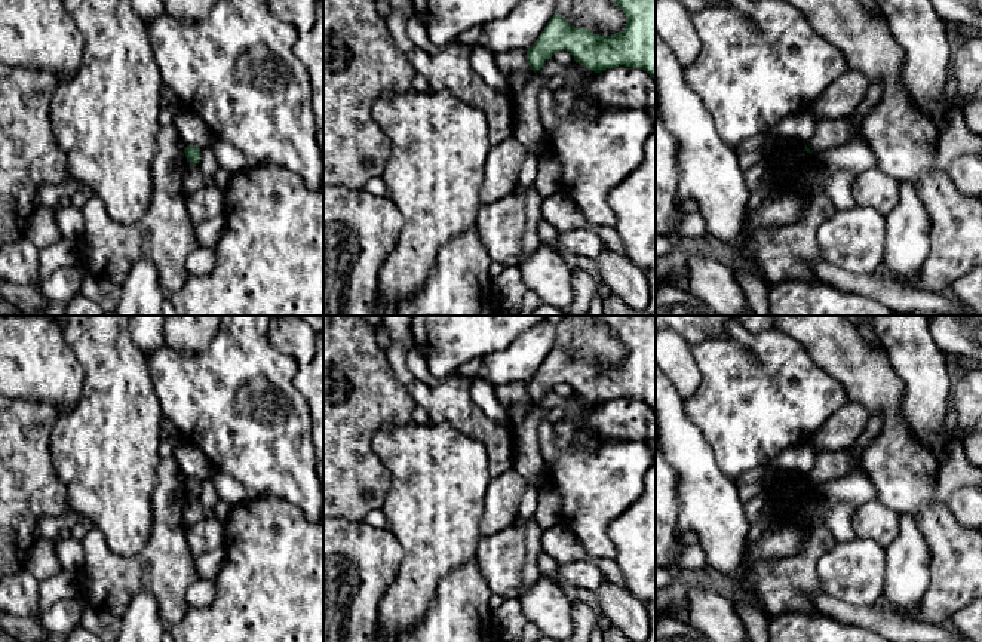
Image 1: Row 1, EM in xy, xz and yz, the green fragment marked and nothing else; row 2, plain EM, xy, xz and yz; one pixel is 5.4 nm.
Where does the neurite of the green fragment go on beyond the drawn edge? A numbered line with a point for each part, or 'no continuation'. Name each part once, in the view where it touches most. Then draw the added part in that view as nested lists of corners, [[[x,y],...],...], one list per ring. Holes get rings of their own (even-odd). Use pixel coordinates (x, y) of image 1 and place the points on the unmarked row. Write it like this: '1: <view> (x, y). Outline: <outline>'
no continuation

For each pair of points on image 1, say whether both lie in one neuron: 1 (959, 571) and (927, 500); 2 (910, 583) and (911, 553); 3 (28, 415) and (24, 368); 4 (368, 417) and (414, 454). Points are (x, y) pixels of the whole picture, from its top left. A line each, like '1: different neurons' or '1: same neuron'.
1: same neuron
2: same neuron
3: different neurons
4: different neurons

